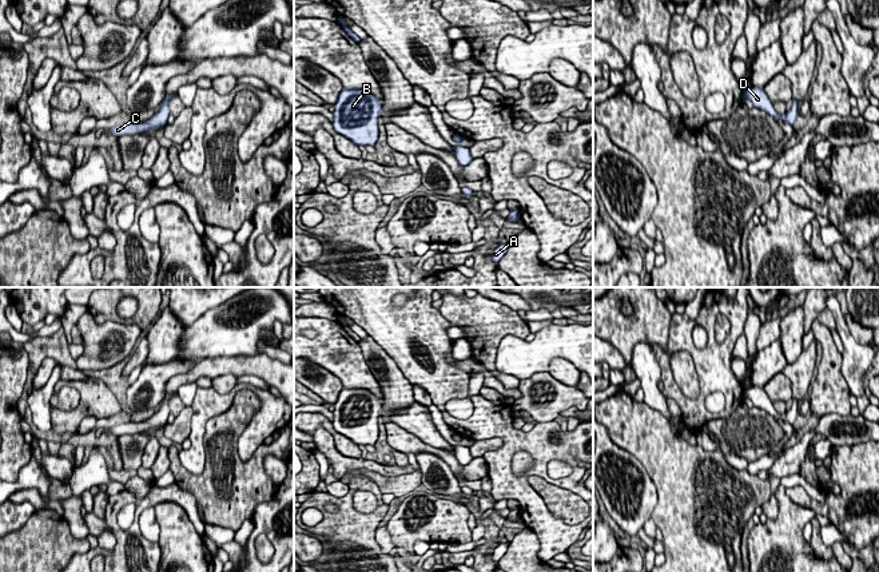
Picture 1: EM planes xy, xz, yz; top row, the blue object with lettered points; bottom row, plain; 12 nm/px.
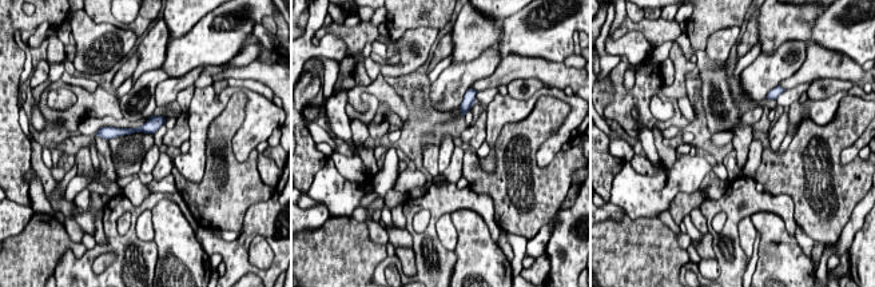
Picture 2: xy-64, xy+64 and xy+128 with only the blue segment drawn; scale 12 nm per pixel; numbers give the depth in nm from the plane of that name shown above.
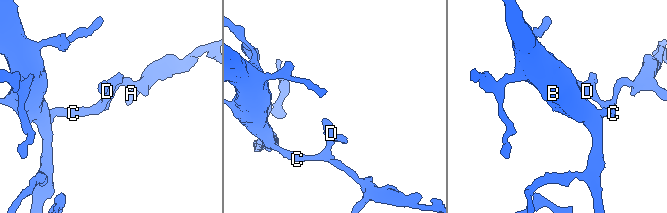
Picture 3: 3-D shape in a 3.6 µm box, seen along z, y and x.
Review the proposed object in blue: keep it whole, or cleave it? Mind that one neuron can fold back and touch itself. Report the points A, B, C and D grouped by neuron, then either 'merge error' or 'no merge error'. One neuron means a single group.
A B C D; no merge error

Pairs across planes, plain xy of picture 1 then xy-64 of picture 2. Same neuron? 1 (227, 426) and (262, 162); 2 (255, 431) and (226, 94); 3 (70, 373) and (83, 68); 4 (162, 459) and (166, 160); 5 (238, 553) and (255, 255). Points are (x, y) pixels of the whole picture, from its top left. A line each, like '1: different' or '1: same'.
1: different
2: same
3: different
4: same
5: different

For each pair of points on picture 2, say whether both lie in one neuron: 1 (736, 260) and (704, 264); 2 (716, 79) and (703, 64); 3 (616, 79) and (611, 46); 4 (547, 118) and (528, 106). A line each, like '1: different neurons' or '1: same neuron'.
1: different neurons
2: same neuron
3: different neurons
4: different neurons

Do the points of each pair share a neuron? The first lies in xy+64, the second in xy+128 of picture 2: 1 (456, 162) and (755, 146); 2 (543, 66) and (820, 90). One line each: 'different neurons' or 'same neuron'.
1: same neuron
2: different neurons

